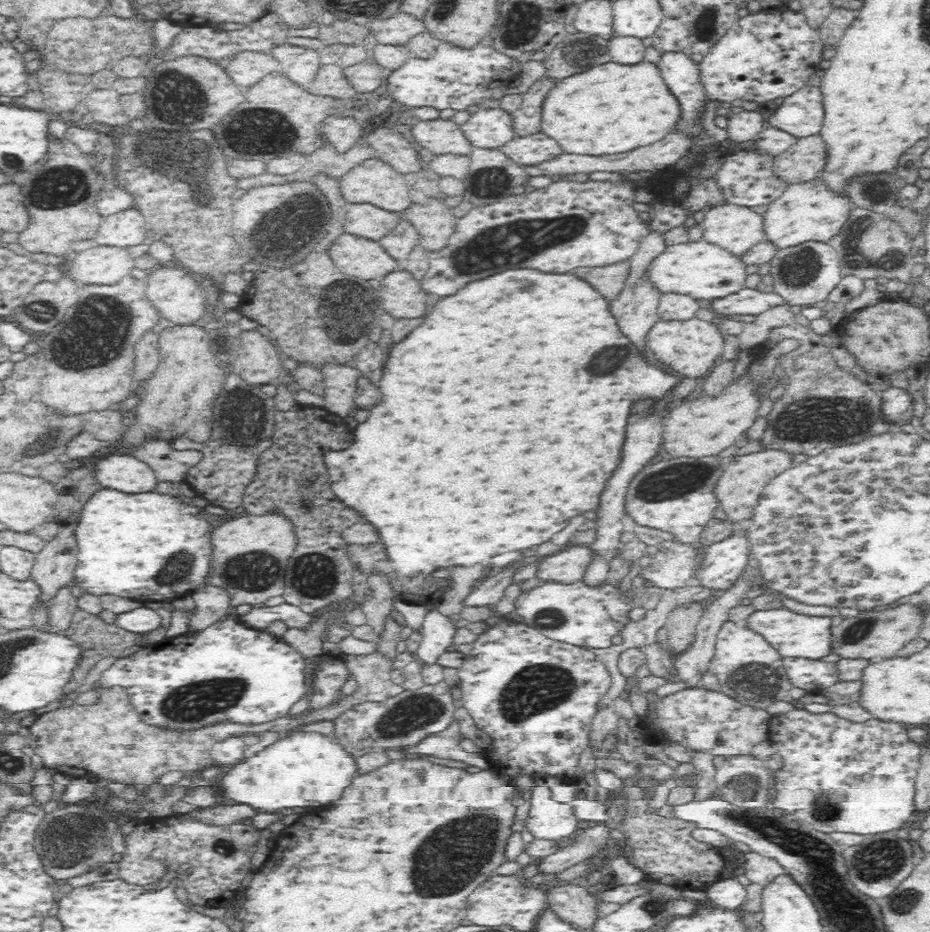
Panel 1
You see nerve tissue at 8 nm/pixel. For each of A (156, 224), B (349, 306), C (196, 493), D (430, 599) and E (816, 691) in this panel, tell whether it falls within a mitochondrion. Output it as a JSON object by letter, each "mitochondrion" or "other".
{"A":"other","B":"mitochondrion","C":"other","D":"other","E":"other"}

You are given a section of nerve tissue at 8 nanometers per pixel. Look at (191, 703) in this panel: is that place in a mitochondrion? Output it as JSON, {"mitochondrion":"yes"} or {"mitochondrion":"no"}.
{"mitochondrion":"yes"}

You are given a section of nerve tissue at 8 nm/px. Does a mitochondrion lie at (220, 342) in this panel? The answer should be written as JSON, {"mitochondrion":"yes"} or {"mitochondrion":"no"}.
{"mitochondrion":"no"}

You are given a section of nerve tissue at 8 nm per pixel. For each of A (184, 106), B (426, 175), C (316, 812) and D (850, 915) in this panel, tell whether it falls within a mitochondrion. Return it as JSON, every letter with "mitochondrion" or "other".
{"A":"mitochondrion","B":"other","C":"other","D":"mitochondrion"}

